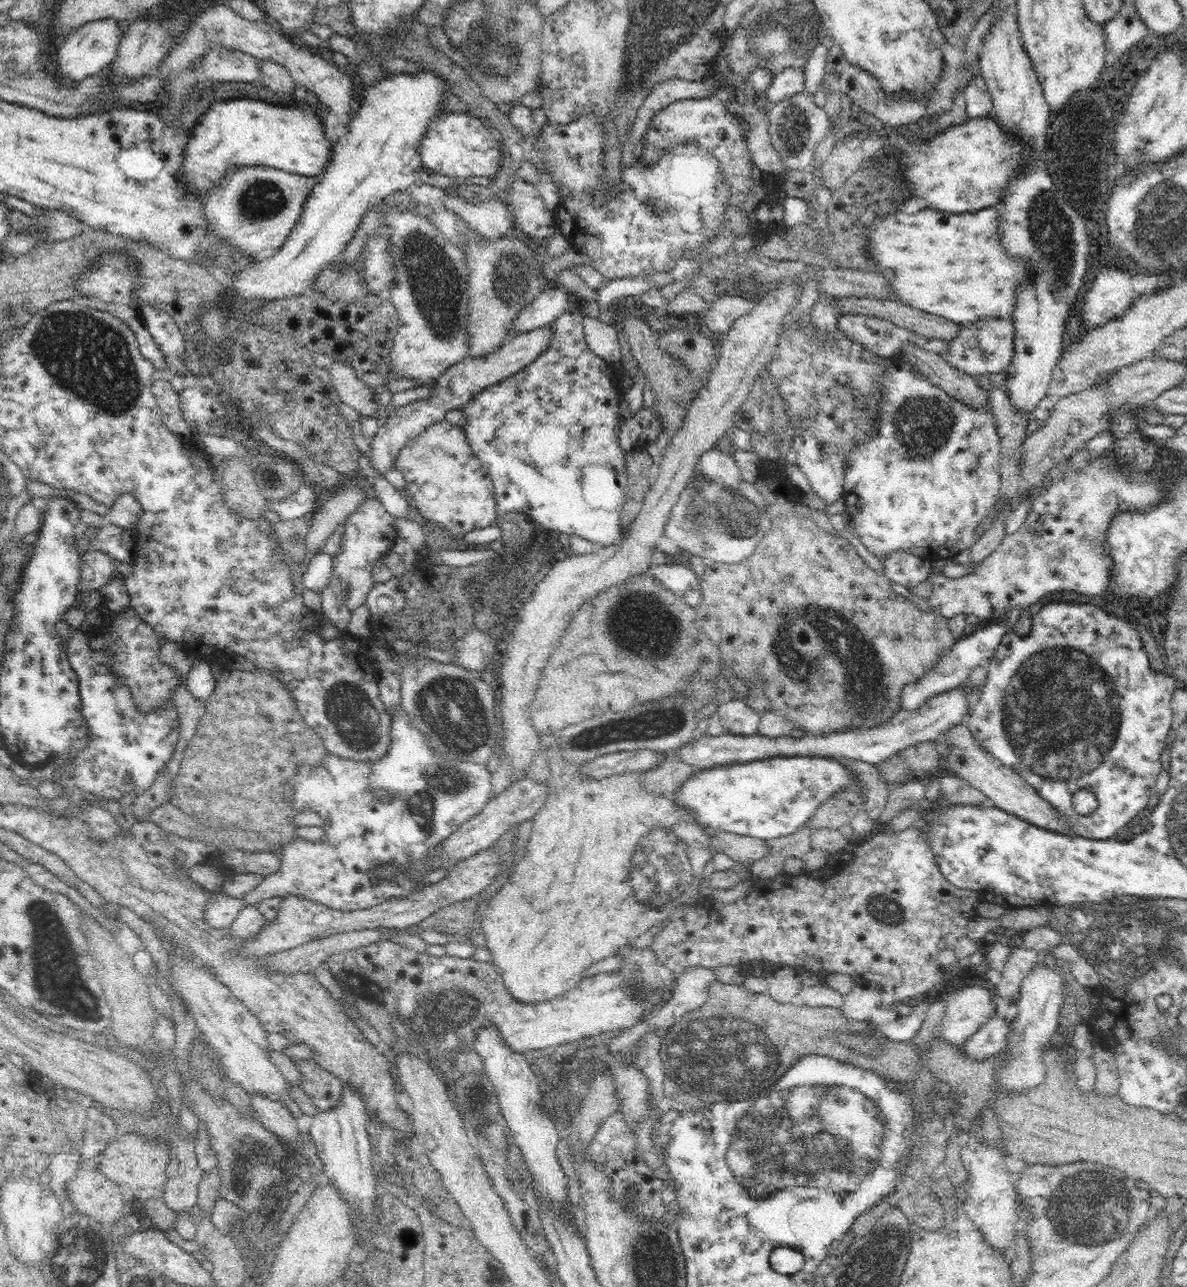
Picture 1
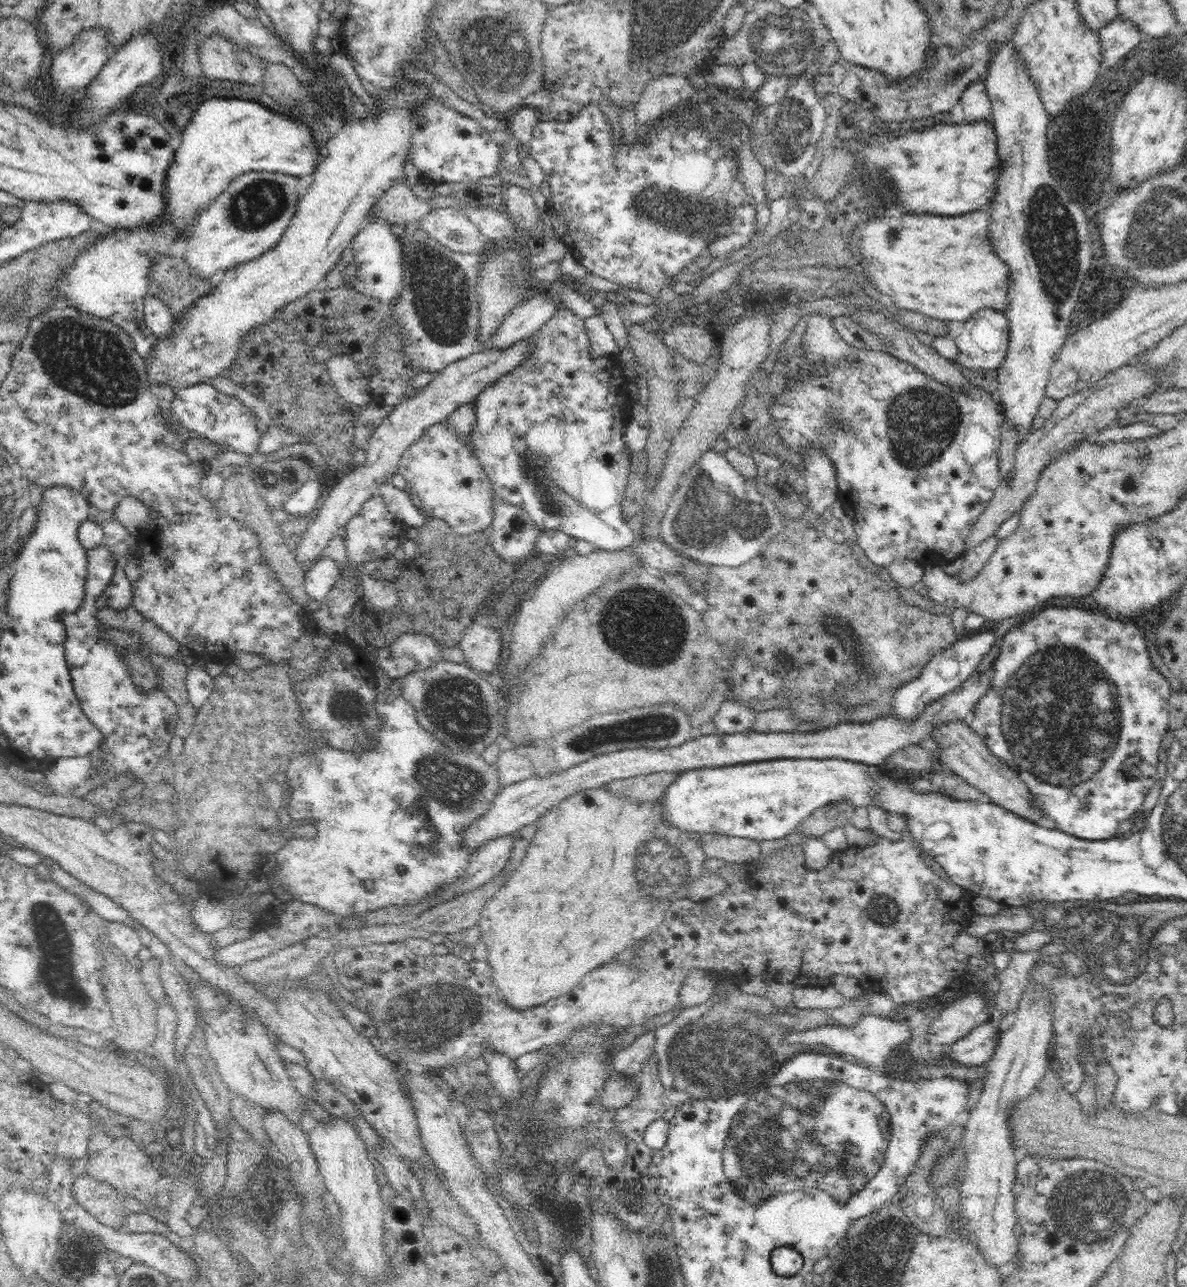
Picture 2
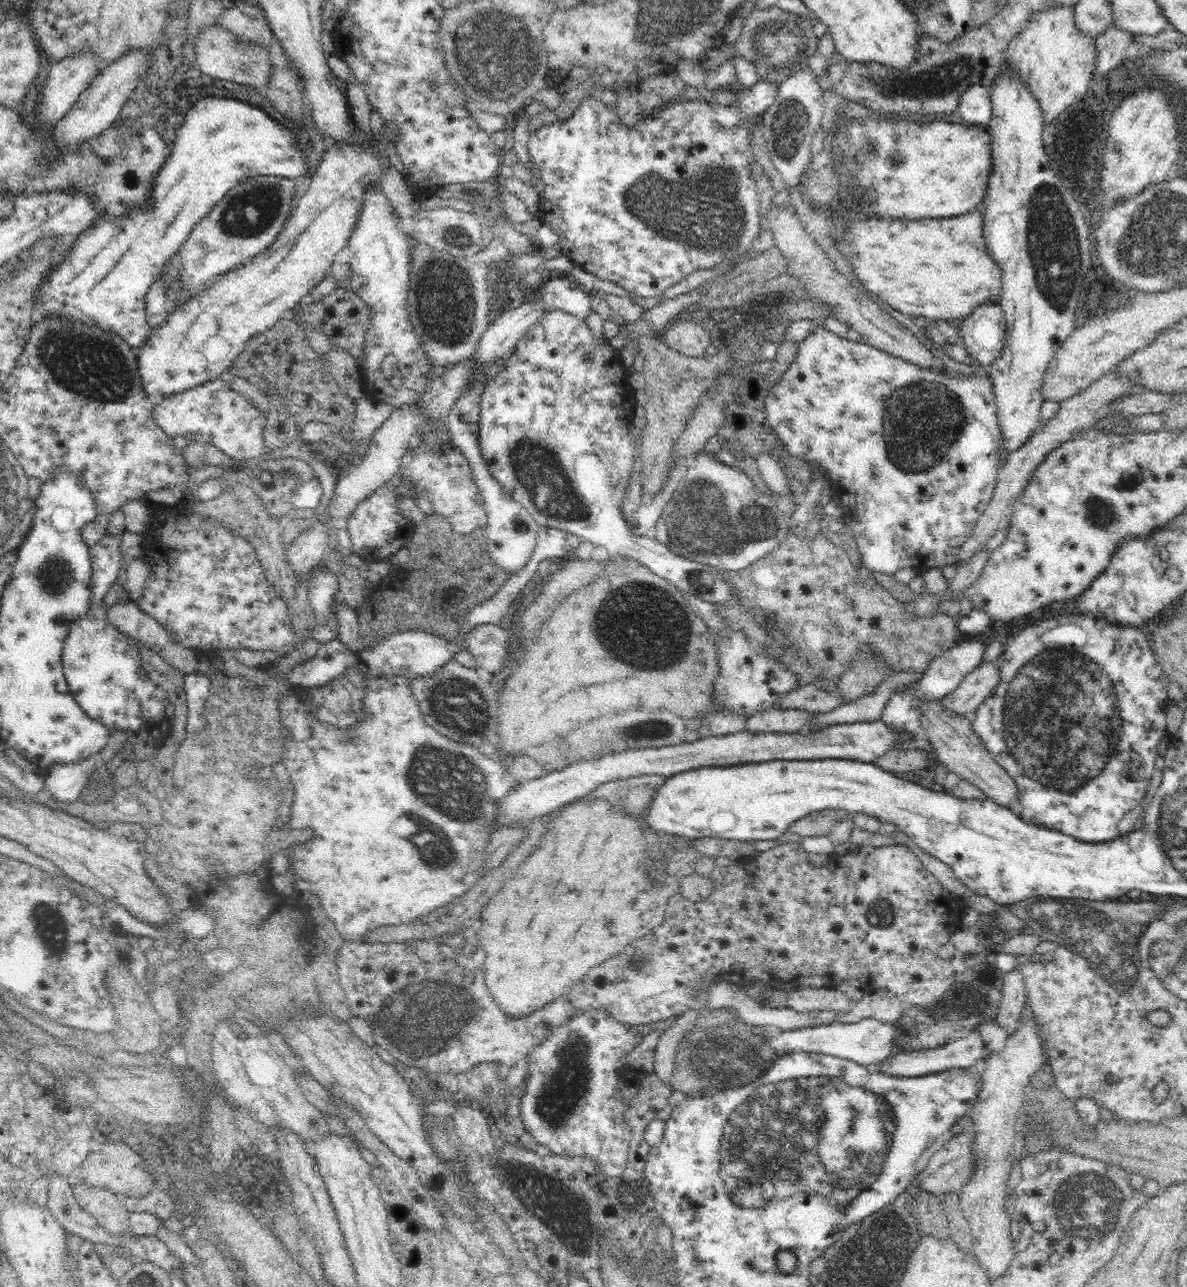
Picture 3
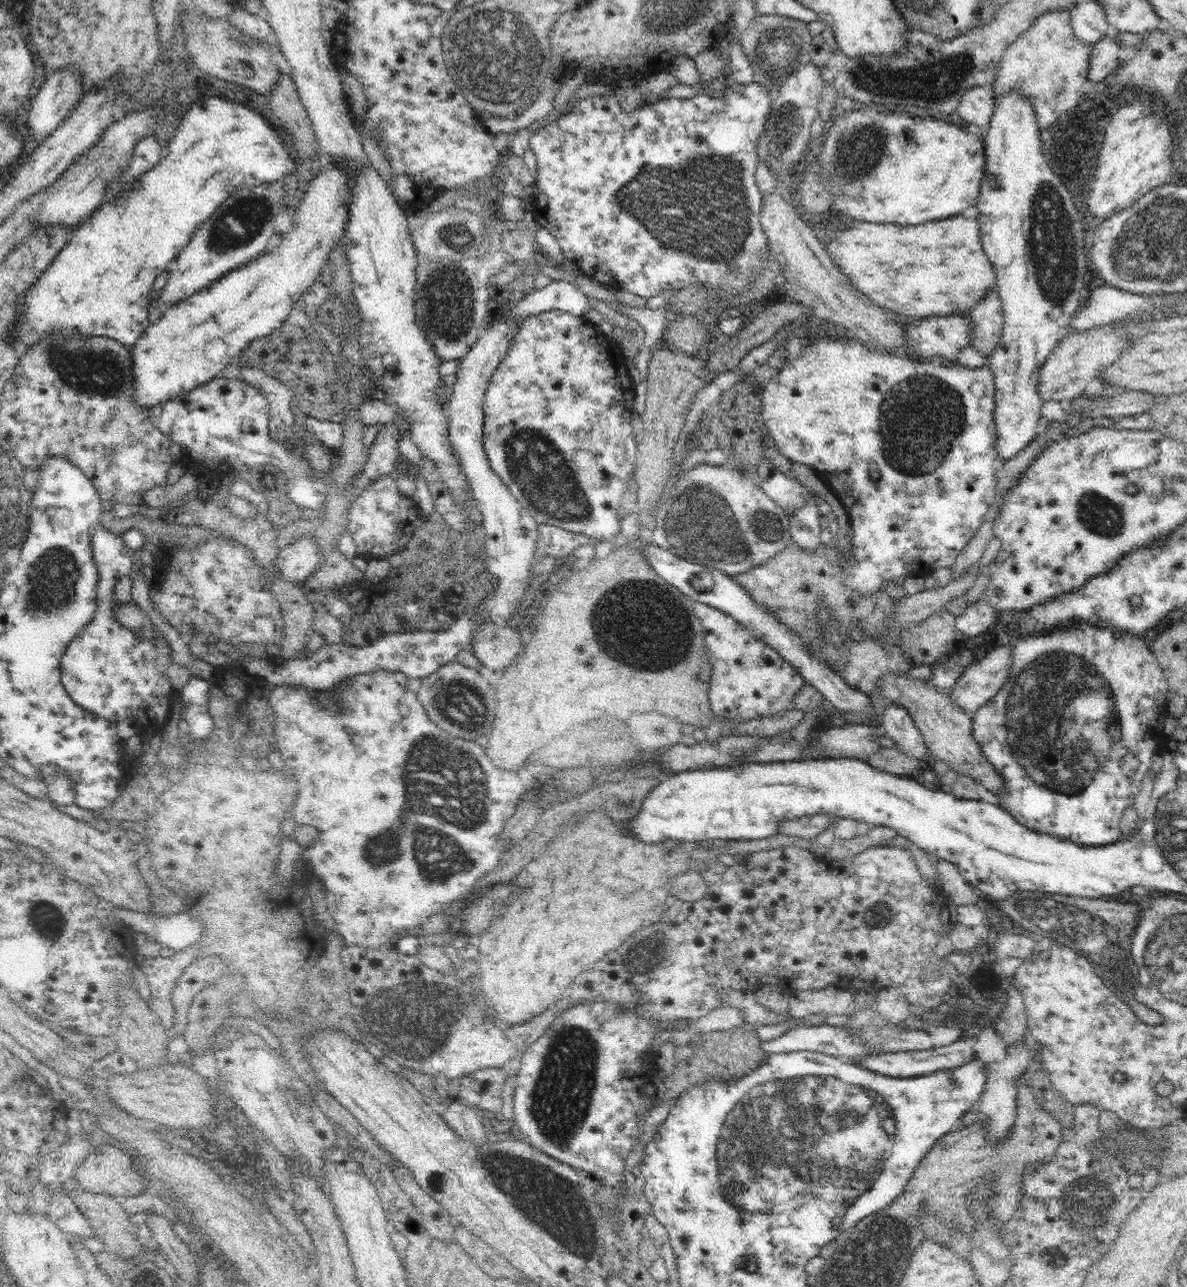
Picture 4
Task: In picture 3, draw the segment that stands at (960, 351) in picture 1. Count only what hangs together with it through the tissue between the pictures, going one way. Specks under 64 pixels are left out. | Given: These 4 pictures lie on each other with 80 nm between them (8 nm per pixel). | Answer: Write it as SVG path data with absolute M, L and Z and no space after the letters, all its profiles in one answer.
M1001 304L978 306L964 319L960 329L960 343L977 364L986 368L1001 356L1000 351L1006 340L1006 323Z

